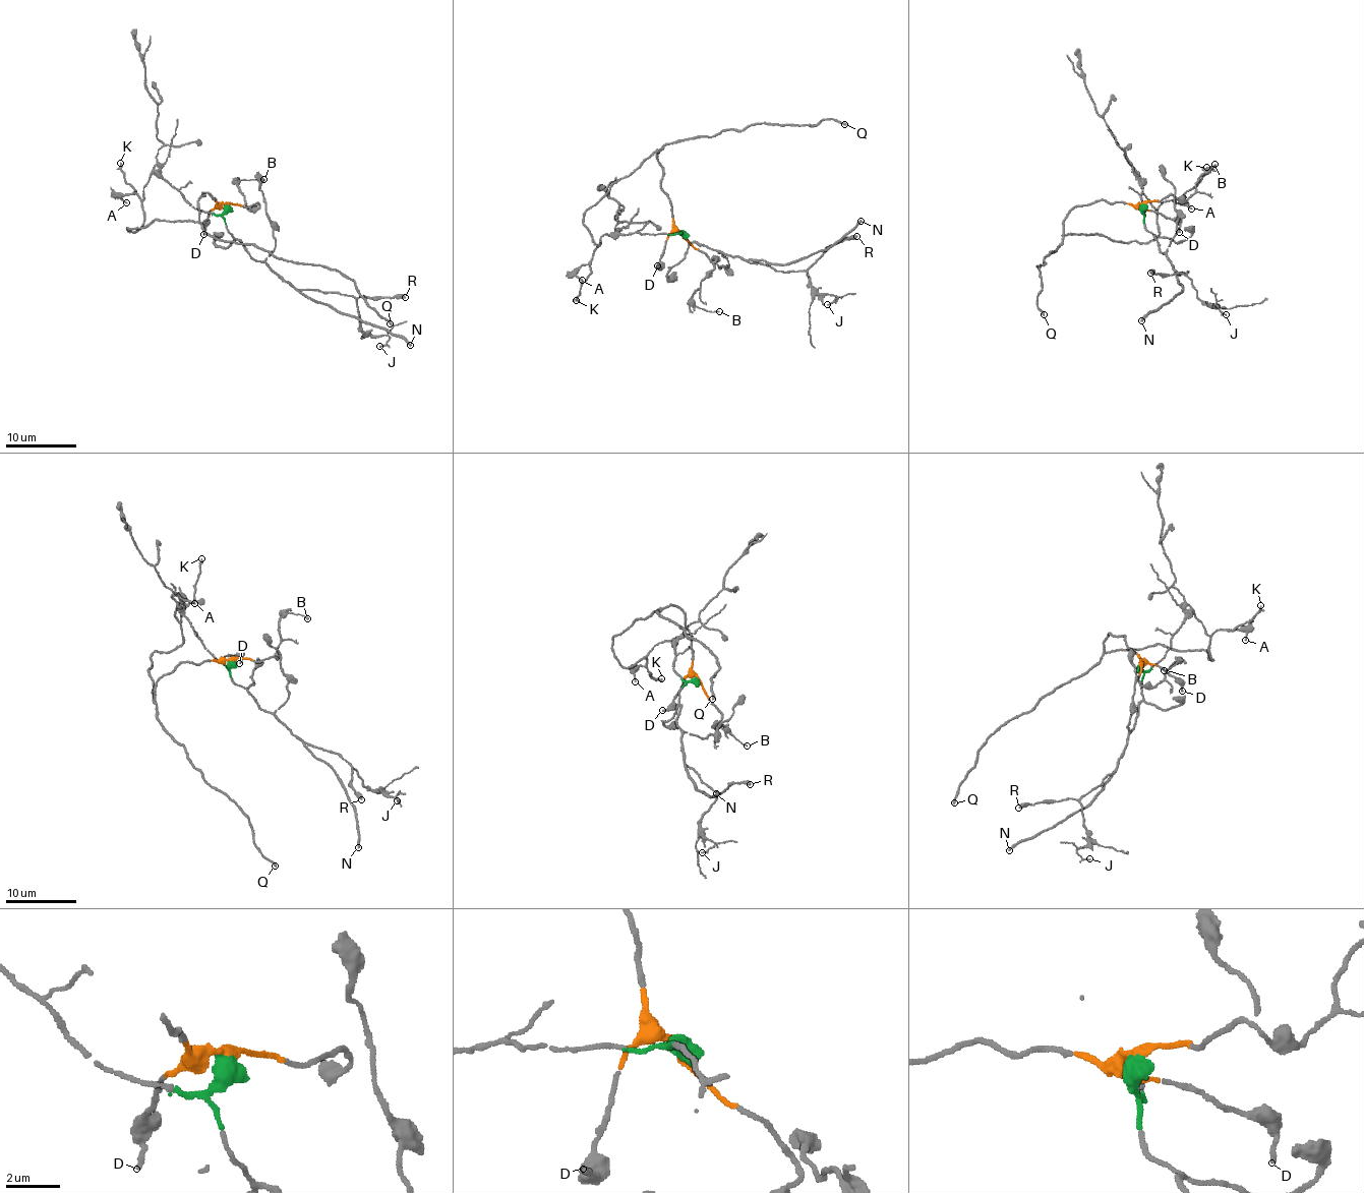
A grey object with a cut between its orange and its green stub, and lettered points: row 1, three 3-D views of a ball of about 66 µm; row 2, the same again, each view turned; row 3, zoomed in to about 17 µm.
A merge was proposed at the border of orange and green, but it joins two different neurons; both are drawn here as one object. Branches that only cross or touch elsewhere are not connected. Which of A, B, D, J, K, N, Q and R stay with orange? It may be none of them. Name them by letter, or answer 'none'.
A, B, D, K, Q

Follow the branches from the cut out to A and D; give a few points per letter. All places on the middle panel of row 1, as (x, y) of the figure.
A: (683, 234), (661, 187), (658, 153), (653, 152), (584, 214), (583, 223), (599, 244), (575, 274), (582, 280)
D: (683, 234), (673, 232), (668, 237), (656, 266)

